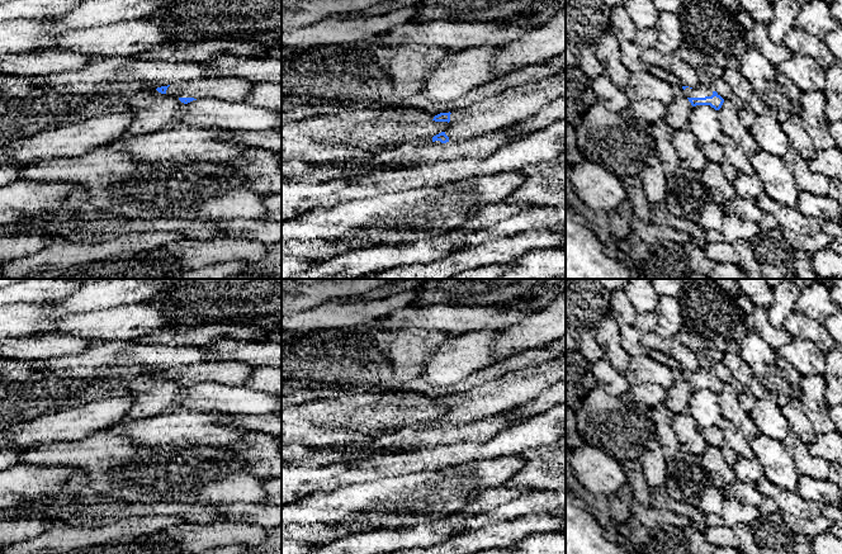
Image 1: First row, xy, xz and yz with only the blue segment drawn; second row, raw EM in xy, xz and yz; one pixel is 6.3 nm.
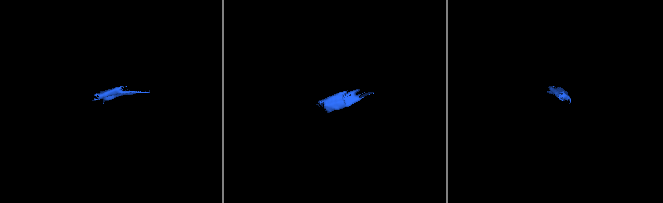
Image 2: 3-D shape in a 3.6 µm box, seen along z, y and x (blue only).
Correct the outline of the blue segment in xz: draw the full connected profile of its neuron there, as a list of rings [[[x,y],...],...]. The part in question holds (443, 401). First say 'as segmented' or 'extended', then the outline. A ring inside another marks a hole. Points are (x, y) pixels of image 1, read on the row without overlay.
extended; [[[566,355],[524,370],[511,371],[497,380],[487,382],[472,390],[434,401],[435,406],[448,406],[445,416],[432,421],[432,426],[459,427],[510,408],[516,408],[536,398],[554,383],[566,378]]]

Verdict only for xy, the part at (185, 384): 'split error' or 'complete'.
split error

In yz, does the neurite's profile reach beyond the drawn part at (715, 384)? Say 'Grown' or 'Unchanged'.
Grown

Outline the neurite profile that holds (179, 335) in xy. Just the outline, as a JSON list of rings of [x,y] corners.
[[[200,325],[195,327],[175,326],[164,327],[153,333],[137,338],[147,345],[212,345],[219,340],[269,340],[270,332],[255,326]]]

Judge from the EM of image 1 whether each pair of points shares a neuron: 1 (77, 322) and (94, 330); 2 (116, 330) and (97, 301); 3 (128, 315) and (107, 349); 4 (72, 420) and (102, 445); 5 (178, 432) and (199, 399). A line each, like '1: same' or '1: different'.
1: same
2: different
3: different
4: different
5: different

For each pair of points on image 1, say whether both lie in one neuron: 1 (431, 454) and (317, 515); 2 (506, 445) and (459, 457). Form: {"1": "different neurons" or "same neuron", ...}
{"1": "different neurons", "2": "same neuron"}

